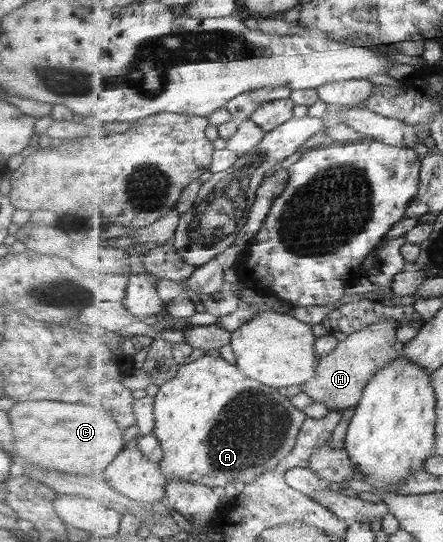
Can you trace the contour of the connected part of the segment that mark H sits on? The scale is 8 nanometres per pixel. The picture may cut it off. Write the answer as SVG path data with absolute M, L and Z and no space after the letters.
M384 319L361 331L349 335L327 357L321 358L315 377L302 385L302 390L314 401L324 404L328 410L346 410L355 407L363 397L371 378L395 362L401 350L397 341L396 319Z

